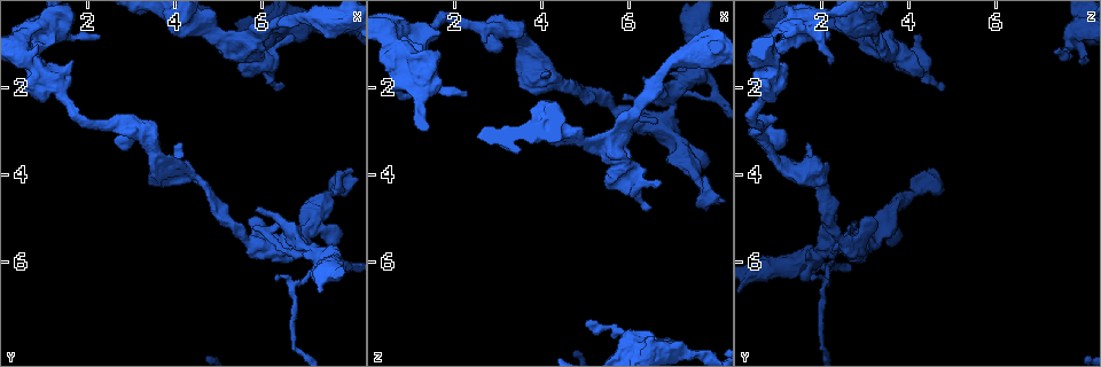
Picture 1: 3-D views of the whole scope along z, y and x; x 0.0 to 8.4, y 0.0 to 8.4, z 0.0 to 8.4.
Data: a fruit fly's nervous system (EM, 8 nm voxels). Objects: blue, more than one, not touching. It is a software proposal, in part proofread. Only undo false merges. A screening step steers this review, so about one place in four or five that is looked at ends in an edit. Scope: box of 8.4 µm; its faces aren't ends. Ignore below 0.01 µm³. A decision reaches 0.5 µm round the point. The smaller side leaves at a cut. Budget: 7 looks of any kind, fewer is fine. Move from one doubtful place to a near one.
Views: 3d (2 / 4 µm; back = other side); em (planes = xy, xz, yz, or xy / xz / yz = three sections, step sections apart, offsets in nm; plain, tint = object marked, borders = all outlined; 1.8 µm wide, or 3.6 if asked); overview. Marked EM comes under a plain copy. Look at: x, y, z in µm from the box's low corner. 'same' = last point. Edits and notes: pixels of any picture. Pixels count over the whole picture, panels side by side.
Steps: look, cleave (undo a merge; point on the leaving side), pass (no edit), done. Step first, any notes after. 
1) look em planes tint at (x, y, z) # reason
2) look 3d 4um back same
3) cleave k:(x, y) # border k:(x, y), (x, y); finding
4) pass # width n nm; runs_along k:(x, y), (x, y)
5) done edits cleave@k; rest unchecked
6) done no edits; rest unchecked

look 3d 4um back at (7.70, 4.40, 4.20) # thin neck

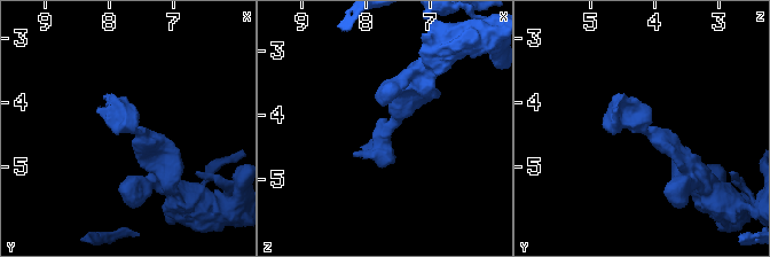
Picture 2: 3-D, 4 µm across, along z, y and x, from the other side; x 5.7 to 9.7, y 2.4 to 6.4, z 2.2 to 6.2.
look em planes tint at (7.65, 4.40, 4.25) # now the EM

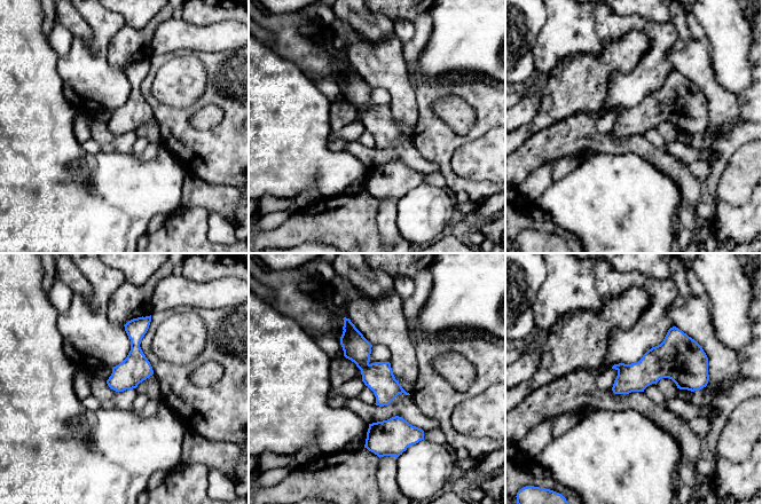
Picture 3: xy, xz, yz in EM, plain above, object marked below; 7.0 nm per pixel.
pass # width 200 nm; runs_along 3:(346, 321), (385, 402); one neuron here

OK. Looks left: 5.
look 3d 4um at (5.80, 1.40, 3.80) # branch point

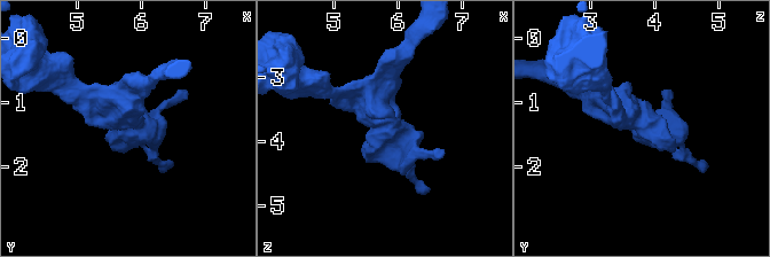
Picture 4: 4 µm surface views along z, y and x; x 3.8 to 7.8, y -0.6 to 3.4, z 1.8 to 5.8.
look em planes borders at (5.85, 1.35, 3.85)

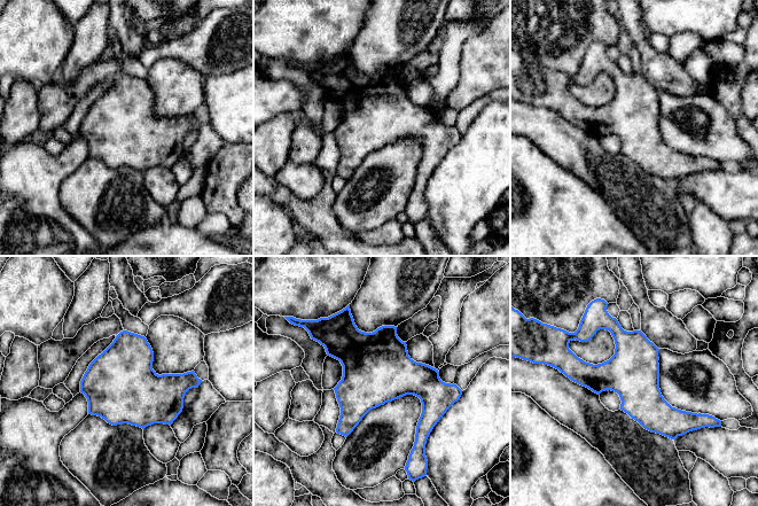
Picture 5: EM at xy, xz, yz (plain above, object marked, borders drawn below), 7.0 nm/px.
pass # runs_along 5:(571, 372), (698, 418); one neuron here

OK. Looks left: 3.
look 3d 4um at (3.00, 2.90, 0.65) # calibre changes

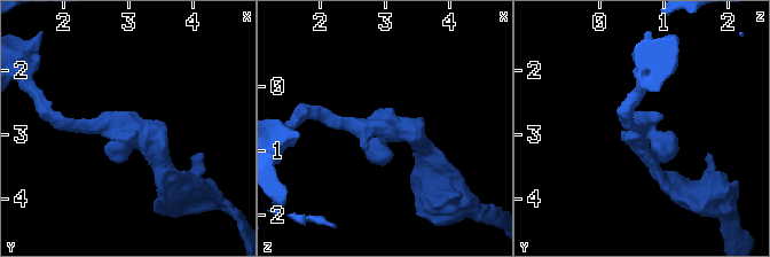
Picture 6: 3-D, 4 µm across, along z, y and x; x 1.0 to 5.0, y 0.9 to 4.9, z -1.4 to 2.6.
look em planes tint at (2.95, 2.95, 0.70)

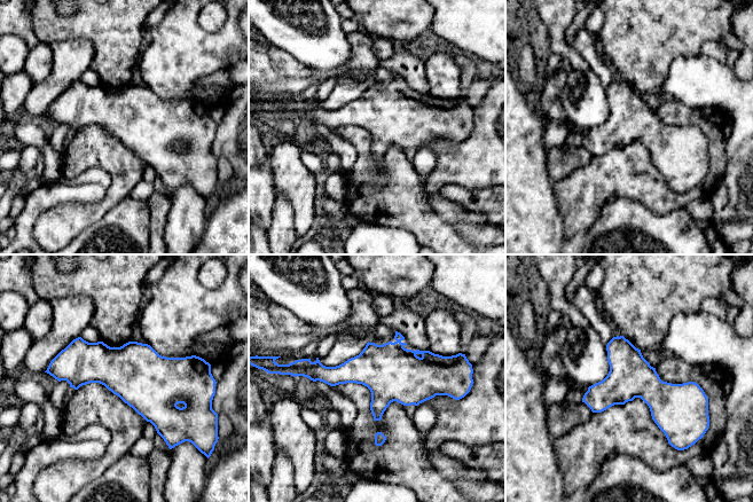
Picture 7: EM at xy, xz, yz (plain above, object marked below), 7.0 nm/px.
pass # all the same neuron

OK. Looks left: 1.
done no edits; rest unchecked

